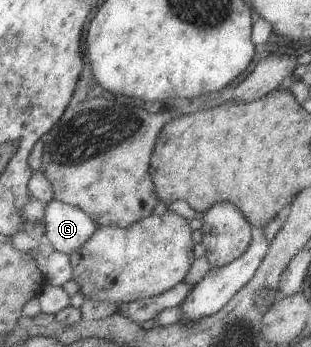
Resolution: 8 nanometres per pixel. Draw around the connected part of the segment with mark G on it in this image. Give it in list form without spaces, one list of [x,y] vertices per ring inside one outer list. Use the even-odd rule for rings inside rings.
[[[56,198],[47,204],[45,225],[47,226],[46,241],[53,245],[54,250],[70,256],[75,250],[84,246],[99,227],[84,209],[59,201]]]

